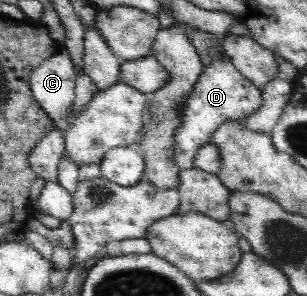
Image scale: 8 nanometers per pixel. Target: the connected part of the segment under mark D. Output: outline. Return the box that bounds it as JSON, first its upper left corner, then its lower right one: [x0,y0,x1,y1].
[170,35,262,172]

